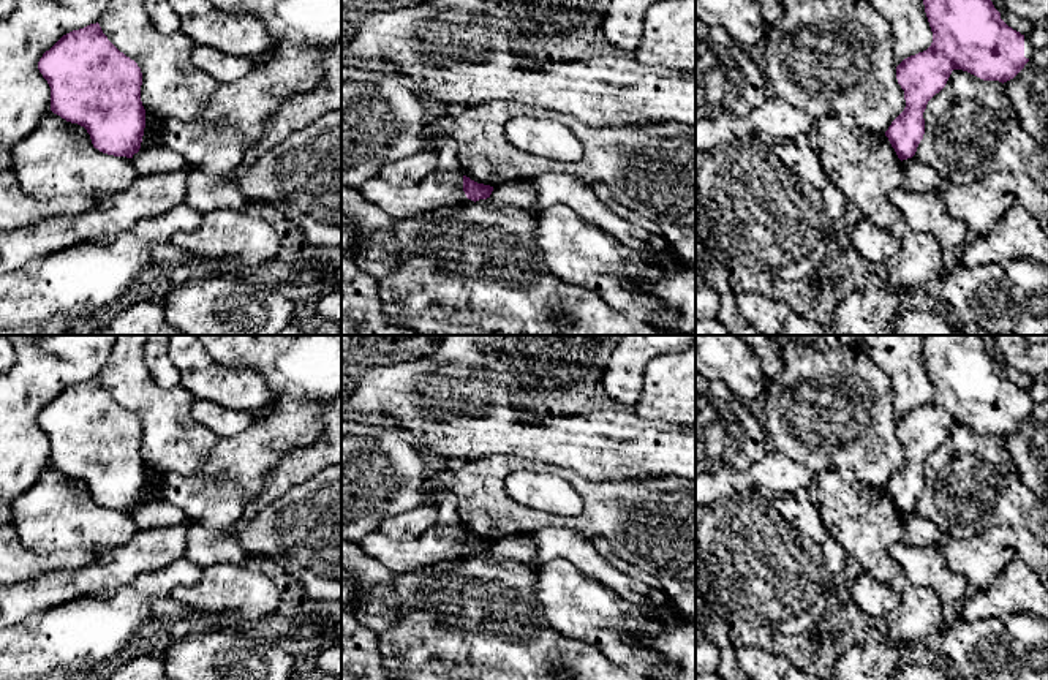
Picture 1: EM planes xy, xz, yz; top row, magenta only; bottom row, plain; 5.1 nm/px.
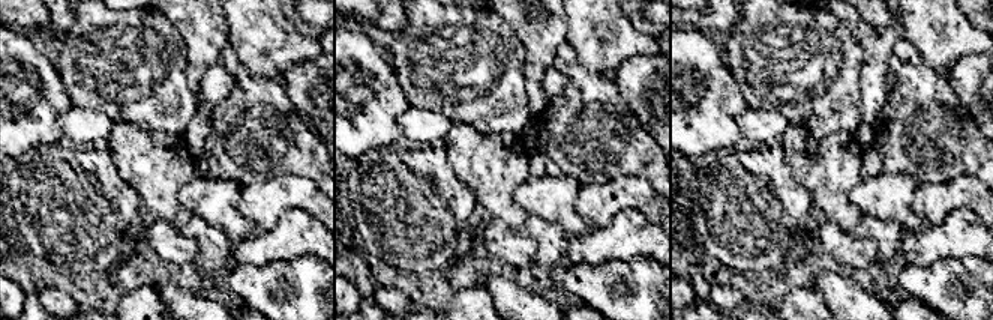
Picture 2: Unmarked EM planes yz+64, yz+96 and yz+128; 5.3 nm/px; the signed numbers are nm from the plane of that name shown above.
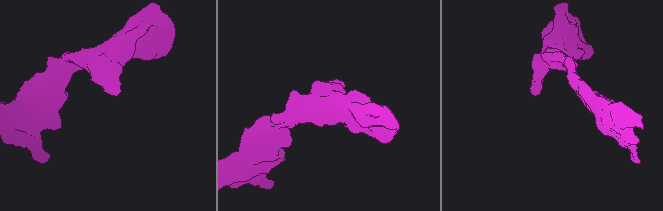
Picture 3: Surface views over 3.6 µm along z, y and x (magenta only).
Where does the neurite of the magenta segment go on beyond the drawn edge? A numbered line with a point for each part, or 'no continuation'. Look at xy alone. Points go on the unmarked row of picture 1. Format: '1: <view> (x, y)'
no continuation

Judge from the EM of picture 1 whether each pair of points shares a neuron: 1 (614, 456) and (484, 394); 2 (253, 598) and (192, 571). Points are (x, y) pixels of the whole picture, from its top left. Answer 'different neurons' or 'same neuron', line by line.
1: same neuron
2: different neurons

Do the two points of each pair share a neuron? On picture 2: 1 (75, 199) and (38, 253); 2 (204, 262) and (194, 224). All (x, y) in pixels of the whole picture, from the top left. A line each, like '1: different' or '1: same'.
1: same
2: same

